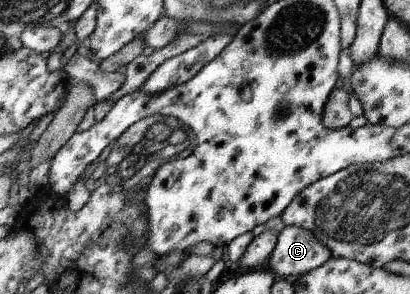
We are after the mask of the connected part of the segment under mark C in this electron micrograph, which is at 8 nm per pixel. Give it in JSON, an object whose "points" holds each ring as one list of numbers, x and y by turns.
{"points":[[289,226,279,232,276,246,268,260,269,269,276,278,306,274,322,266,331,257,326,248,306,229]]}

